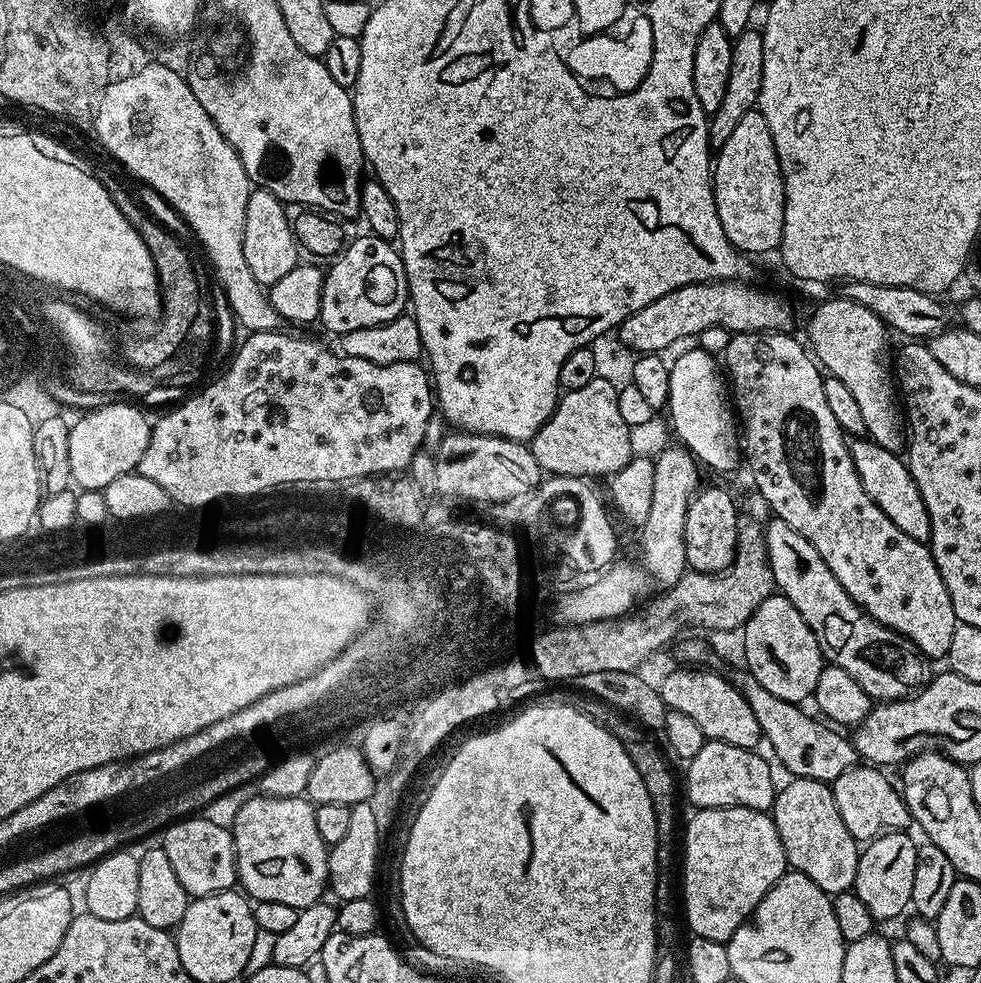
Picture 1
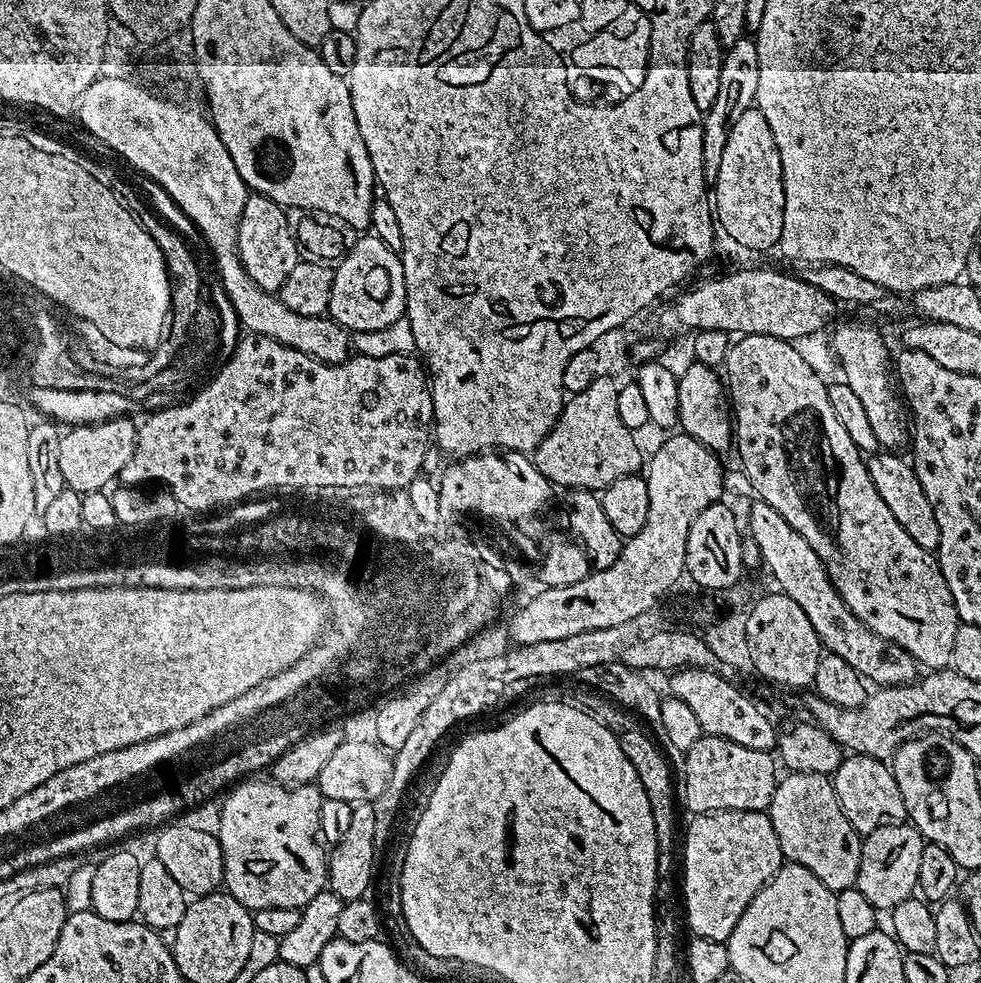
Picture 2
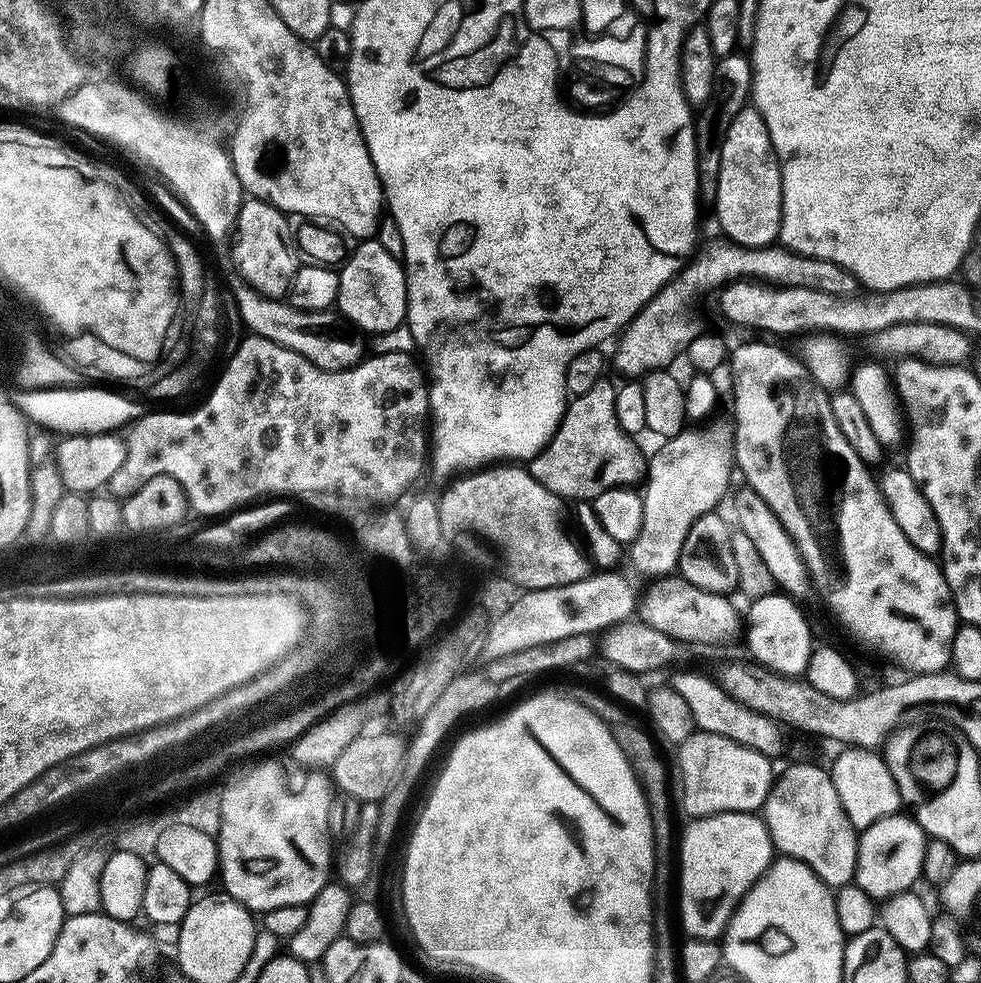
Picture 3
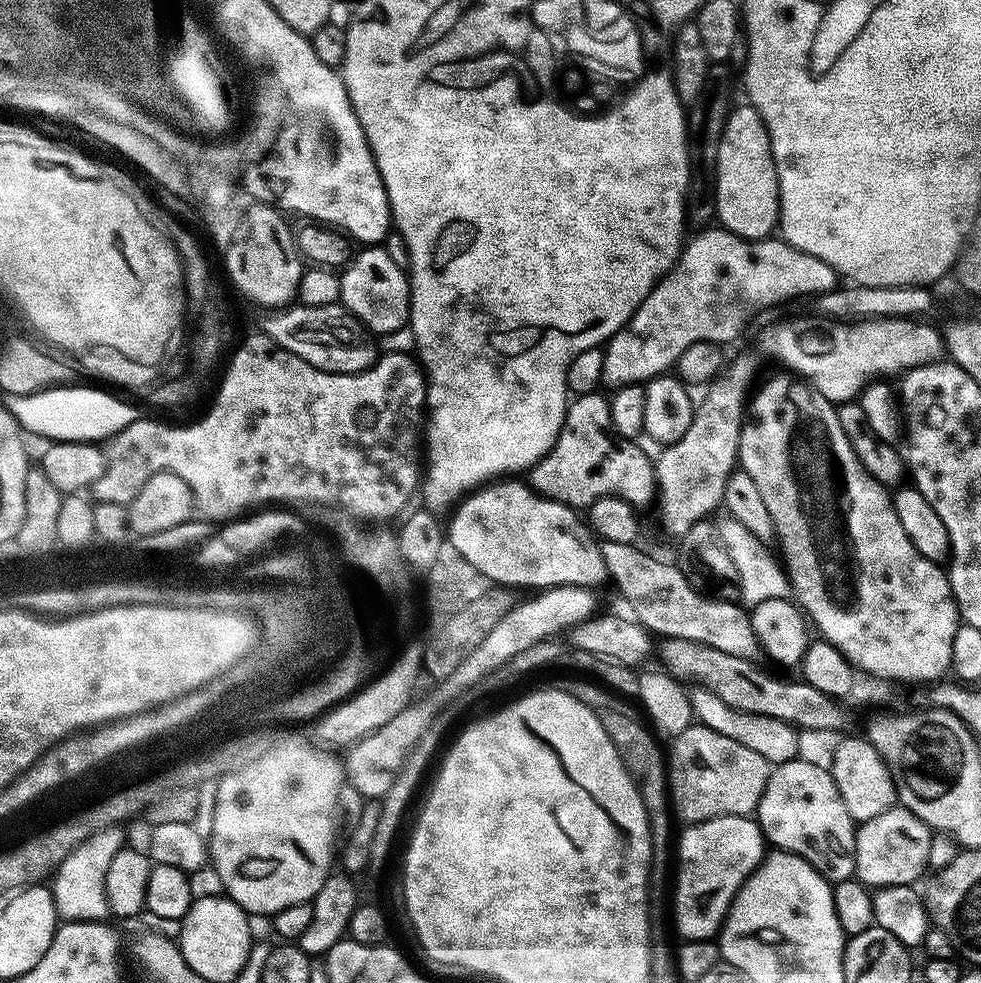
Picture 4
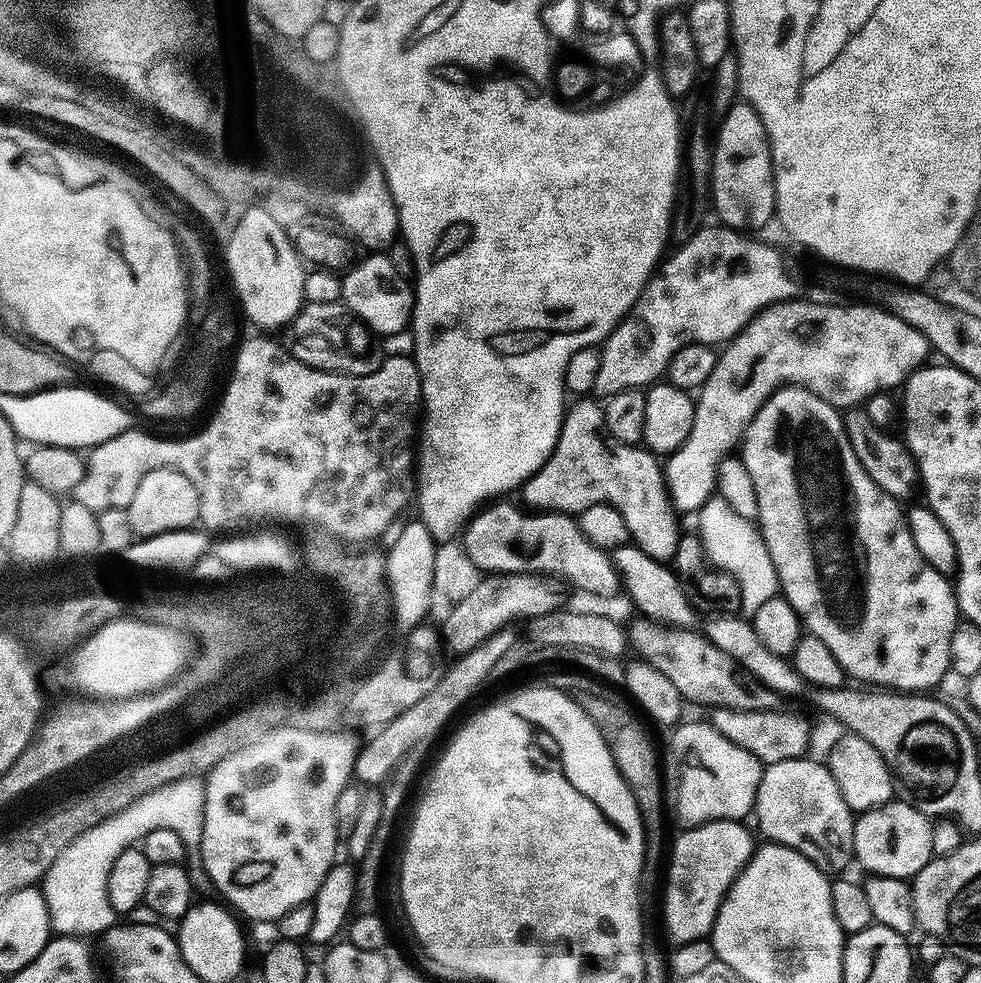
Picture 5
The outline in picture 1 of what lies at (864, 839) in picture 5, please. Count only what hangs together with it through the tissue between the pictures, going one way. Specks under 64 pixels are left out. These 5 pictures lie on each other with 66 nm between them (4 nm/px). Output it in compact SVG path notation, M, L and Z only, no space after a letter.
M893 830L863 845L854 891L858 898L862 898L866 910L870 910L873 921L892 920L903 914L904 907L907 909L911 905L918 844L908 834L904 830Z

